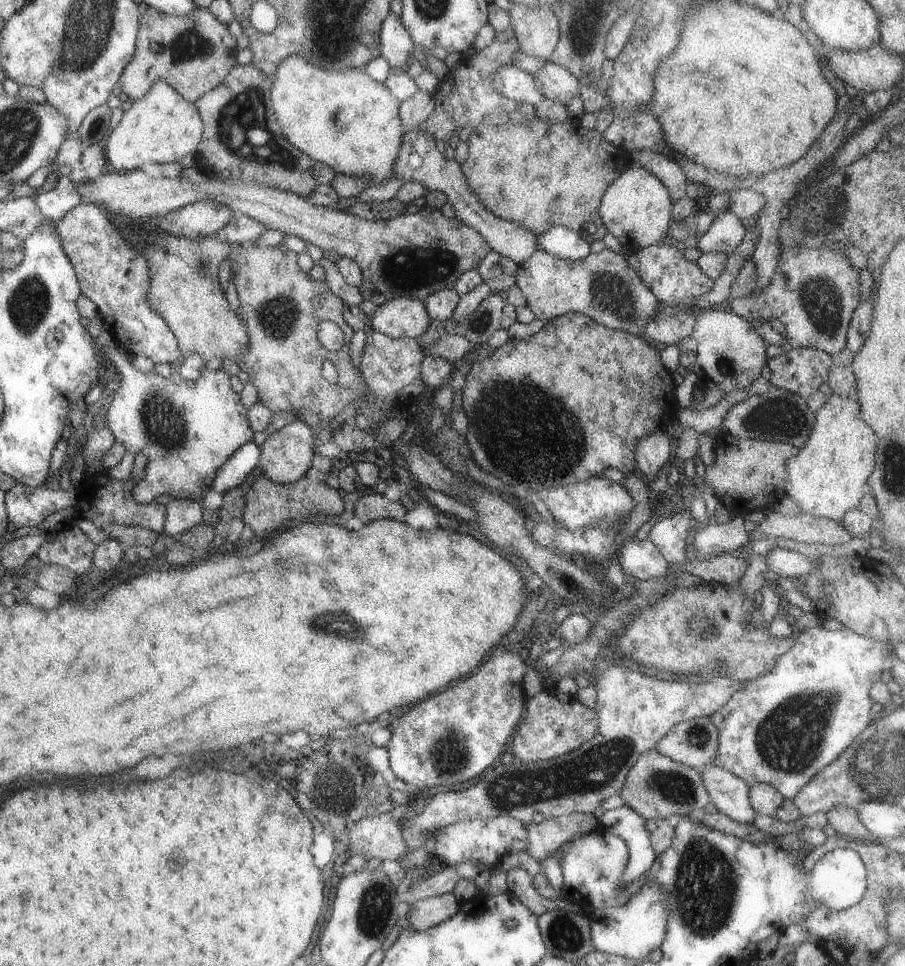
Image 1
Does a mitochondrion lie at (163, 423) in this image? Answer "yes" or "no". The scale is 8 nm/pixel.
yes

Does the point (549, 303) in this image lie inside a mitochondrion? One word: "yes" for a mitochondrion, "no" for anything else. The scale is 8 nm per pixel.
no

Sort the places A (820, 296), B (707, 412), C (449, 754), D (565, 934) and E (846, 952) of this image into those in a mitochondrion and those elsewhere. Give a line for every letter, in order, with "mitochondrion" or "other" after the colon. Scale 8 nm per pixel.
A: mitochondrion
B: other
C: mitochondrion
D: mitochondrion
E: other

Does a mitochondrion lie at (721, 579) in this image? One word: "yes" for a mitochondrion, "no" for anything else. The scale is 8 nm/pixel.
no

